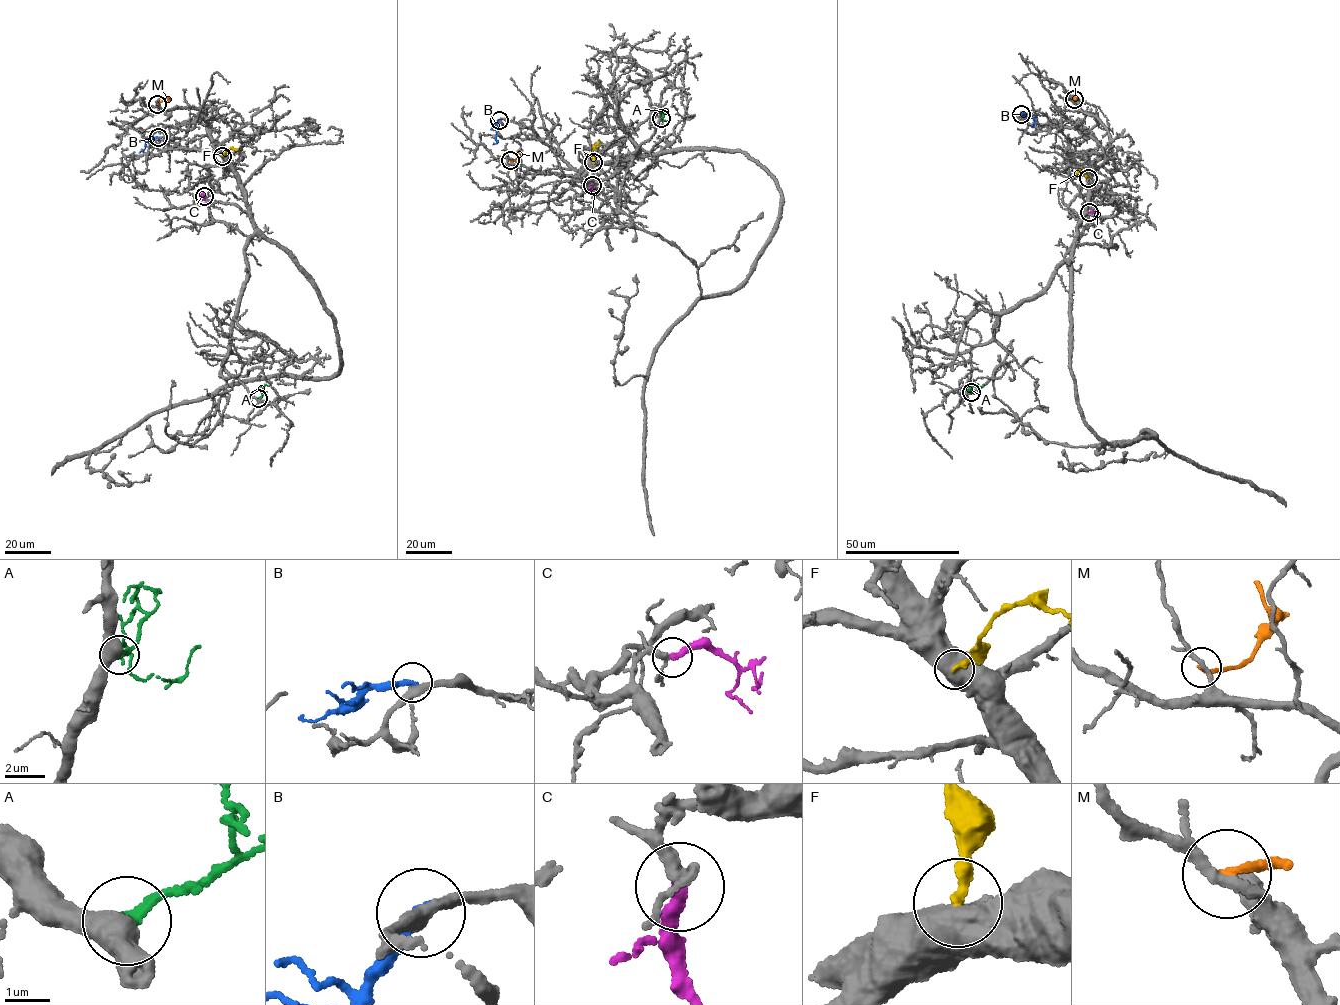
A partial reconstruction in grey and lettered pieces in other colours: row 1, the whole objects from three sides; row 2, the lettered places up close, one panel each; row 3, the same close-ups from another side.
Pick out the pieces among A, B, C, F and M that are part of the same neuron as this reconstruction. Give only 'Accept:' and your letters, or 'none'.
Accept: C

